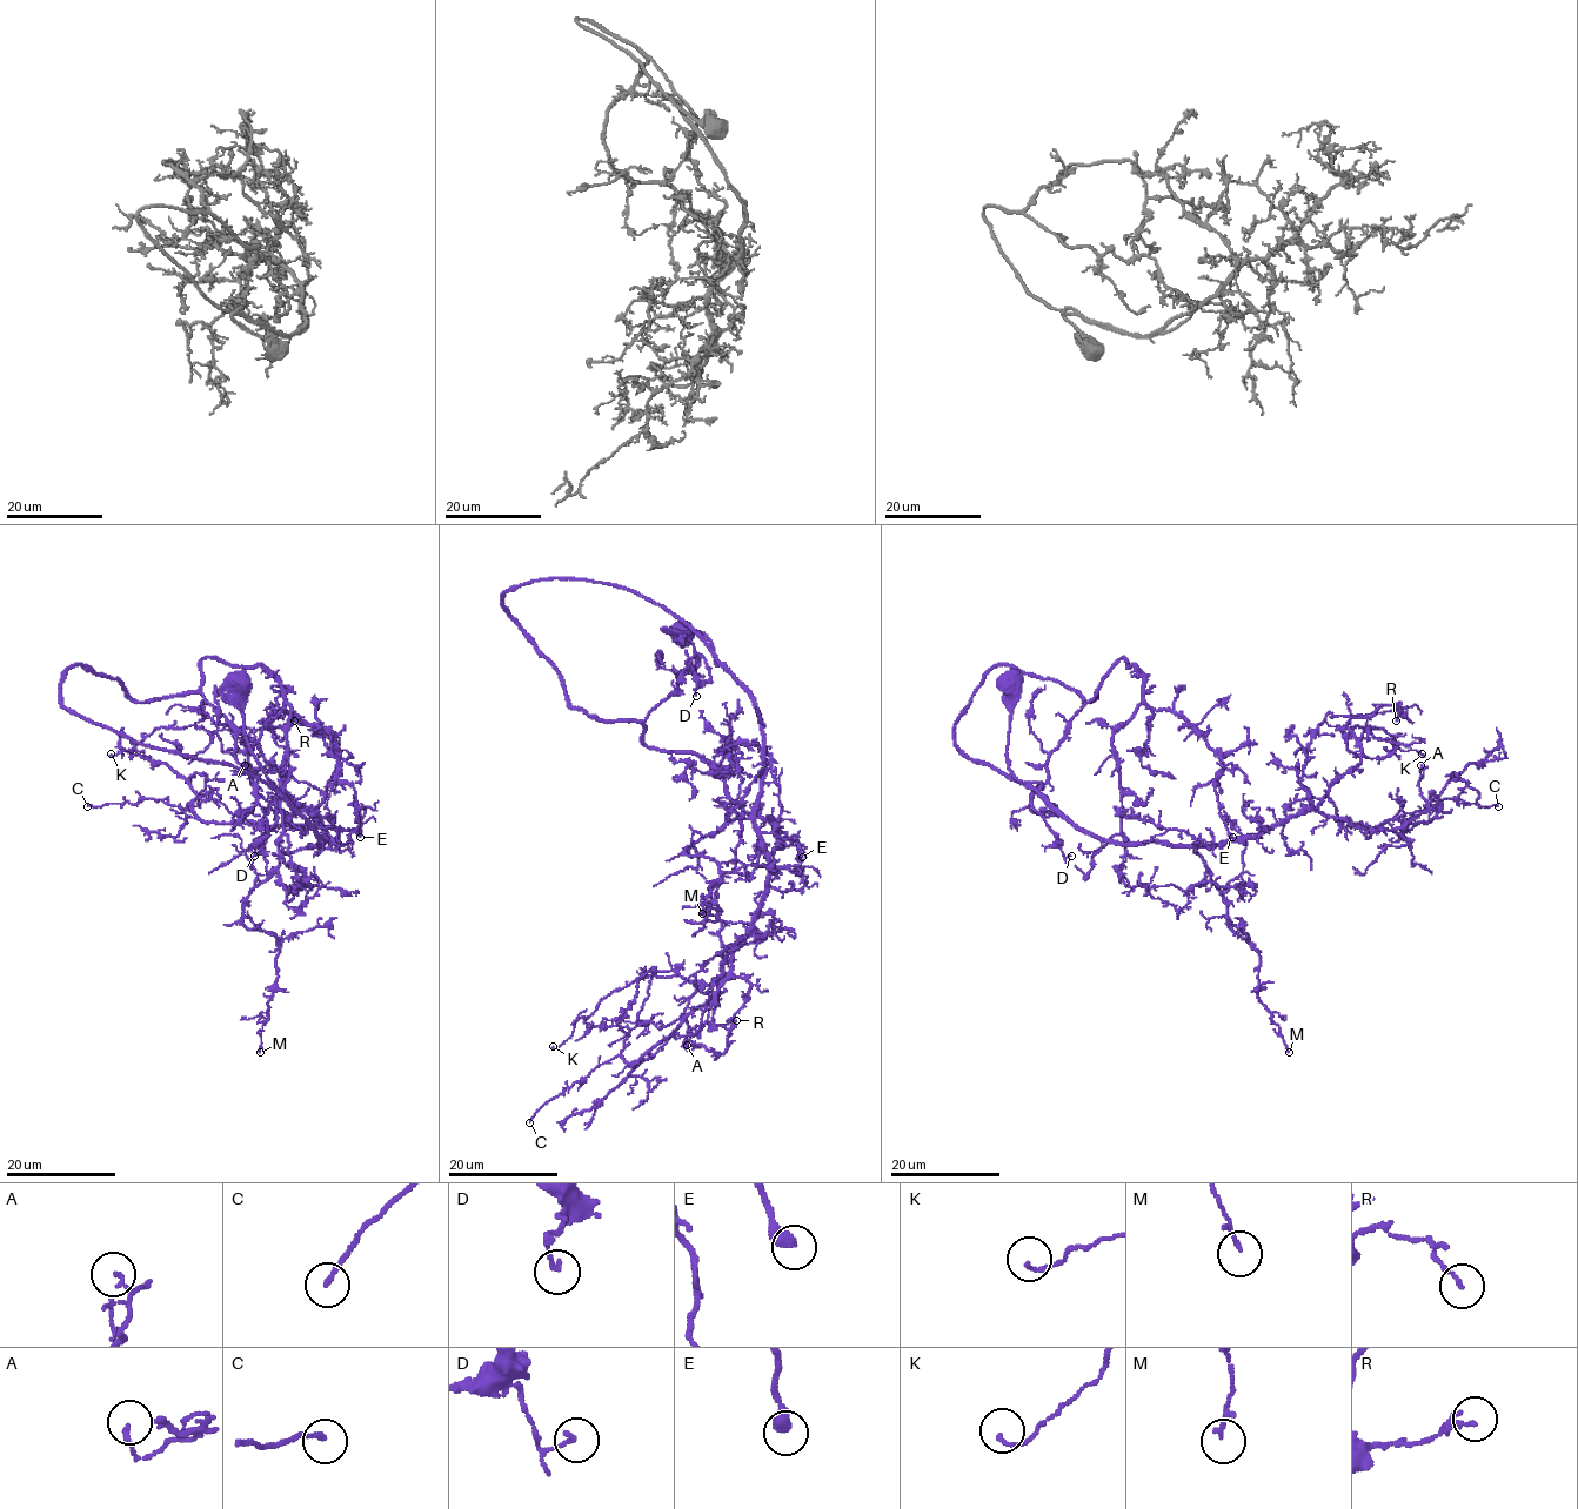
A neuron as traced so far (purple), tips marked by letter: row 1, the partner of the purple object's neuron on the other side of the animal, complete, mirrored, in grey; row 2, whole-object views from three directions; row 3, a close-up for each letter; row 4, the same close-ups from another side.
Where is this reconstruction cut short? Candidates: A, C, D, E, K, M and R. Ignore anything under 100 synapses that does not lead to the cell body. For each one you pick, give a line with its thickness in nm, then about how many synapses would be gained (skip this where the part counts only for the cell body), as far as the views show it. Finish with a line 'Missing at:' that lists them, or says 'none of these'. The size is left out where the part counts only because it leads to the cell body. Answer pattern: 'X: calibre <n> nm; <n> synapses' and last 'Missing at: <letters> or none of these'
Missing at: none of these

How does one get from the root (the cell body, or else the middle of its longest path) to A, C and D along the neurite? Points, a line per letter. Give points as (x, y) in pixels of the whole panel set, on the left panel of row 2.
A: (239, 681), (249, 752), (321, 843), (318, 823), (301, 810), (289, 822), (308, 829), (293, 830), (245, 765)
C: (239, 681), (249, 752), (321, 843), (305, 810), (263, 826), (149, 798), (87, 806)
D: (239, 681), (266, 782), (61, 701), (77, 664), (139, 702), (200, 693), (266, 818), (254, 856)

